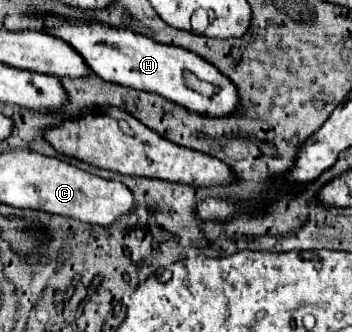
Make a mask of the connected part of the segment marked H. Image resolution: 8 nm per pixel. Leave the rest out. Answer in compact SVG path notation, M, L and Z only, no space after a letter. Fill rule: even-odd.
M52 16L46 18L46 32L66 40L72 48L76 48L84 56L86 64L106 82L158 94L204 118L222 118L222 116L238 114L244 108L240 102L238 88L232 84L232 80L228 80L228 76L224 76L216 66L212 66L208 60L202 60L190 50L160 44L142 34L122 30L122 28L108 28L96 22L62 22ZM184 70L192 72L198 80L218 86L220 90L212 98L202 96L200 92L186 86Z

